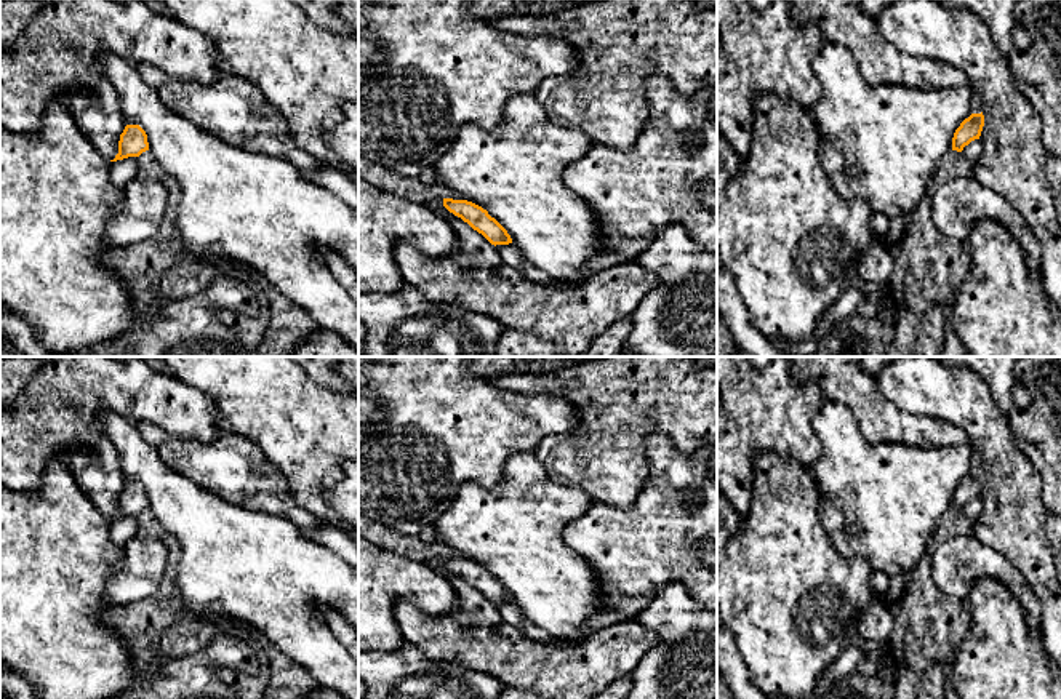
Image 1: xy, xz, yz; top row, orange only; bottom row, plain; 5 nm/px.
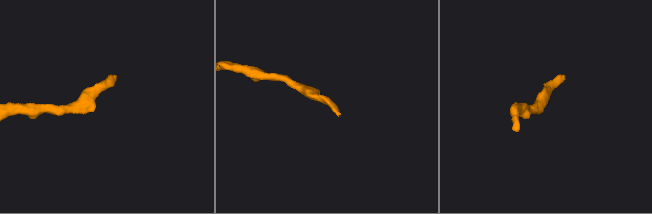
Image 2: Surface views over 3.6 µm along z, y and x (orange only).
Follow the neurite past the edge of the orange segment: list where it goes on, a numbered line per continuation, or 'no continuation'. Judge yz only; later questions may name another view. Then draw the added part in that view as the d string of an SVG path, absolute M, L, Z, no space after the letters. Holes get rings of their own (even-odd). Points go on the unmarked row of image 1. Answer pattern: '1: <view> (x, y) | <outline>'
1: yz (842, 379) | M784 357L791 361L791 376L794 382L813 384L821 389L824 398L843 403L855 416L864 440L871 445L895 443L917 448L939 448L949 445L967 445L971 451L973 472L984 469L976 456L965 432L954 424L915 416L898 408L888 400L877 377L867 374L861 366L861 357Z

